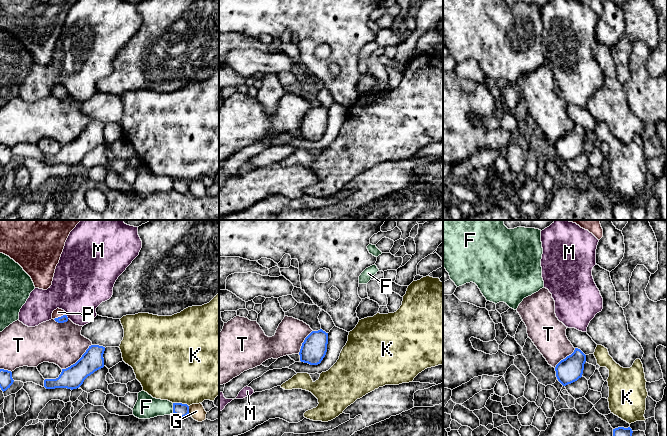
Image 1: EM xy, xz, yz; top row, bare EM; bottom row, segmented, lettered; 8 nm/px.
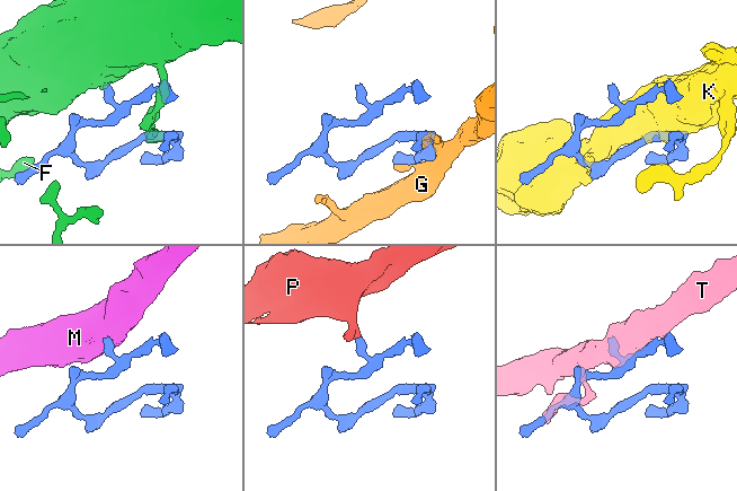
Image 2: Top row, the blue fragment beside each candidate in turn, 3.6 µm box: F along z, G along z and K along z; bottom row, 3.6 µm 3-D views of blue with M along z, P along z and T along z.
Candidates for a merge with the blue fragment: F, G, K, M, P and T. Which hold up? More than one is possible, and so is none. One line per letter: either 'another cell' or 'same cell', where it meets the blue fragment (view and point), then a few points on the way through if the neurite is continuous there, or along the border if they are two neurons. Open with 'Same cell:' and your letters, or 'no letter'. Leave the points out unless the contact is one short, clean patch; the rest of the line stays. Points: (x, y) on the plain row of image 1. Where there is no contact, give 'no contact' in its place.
Same cell: P
F: another cell; contact xy (173, 184)
G: another cell; contact xy (188, 186)
K: another cell; contact xy (181, 179)
M: another cell; contact xy (66, 92); border xy (66, 90), (68, 94)
P: same cell; contact xy (59, 93); way xy (64, 94), (59, 93), (58, 88)
T: another cell; contact xy (78, 136)

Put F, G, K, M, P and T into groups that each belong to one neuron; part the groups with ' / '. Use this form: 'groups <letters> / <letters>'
groups F / G / K / M / P / T

